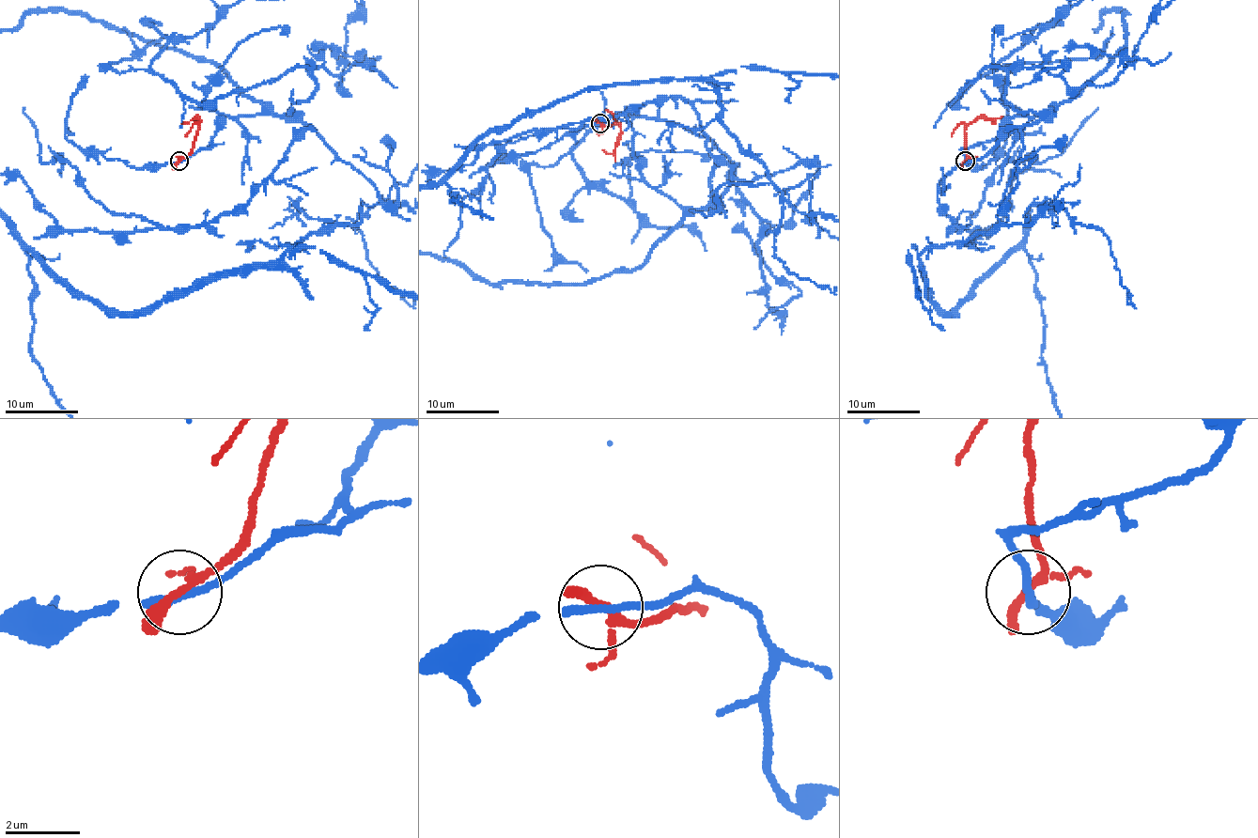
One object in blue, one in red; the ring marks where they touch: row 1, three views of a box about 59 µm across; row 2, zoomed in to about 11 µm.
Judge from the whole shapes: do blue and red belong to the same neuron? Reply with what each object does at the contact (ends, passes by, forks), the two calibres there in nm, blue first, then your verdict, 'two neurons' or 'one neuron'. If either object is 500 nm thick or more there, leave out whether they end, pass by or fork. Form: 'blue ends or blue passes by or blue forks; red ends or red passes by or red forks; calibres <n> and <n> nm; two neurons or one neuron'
blue ends; red forks; calibres 300 and 200 nm; two neurons

